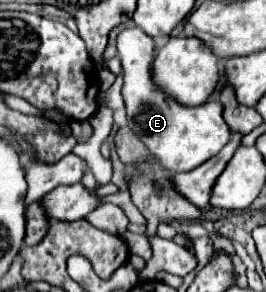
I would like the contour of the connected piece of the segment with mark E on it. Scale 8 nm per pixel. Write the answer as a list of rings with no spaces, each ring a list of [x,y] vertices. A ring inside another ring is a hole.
[[[127,28],[117,36],[117,50],[119,50],[121,64],[123,64],[121,92],[123,92],[123,100],[125,100],[125,108],[127,108],[127,122],[131,126],[131,130],[135,132],[135,136],[139,136],[139,140],[143,140],[143,144],[149,148],[149,152],[157,156],[157,160],[163,164],[163,168],[167,168],[173,174],[189,172],[189,170],[201,166],[203,162],[207,162],[229,142],[231,130],[223,120],[221,102],[207,100],[201,106],[183,106],[177,100],[171,100],[171,96],[167,96],[163,90],[157,88],[157,84],[153,82],[153,72],[151,72],[151,64],[155,60],[155,42],[151,36],[147,36],[141,28]]]

